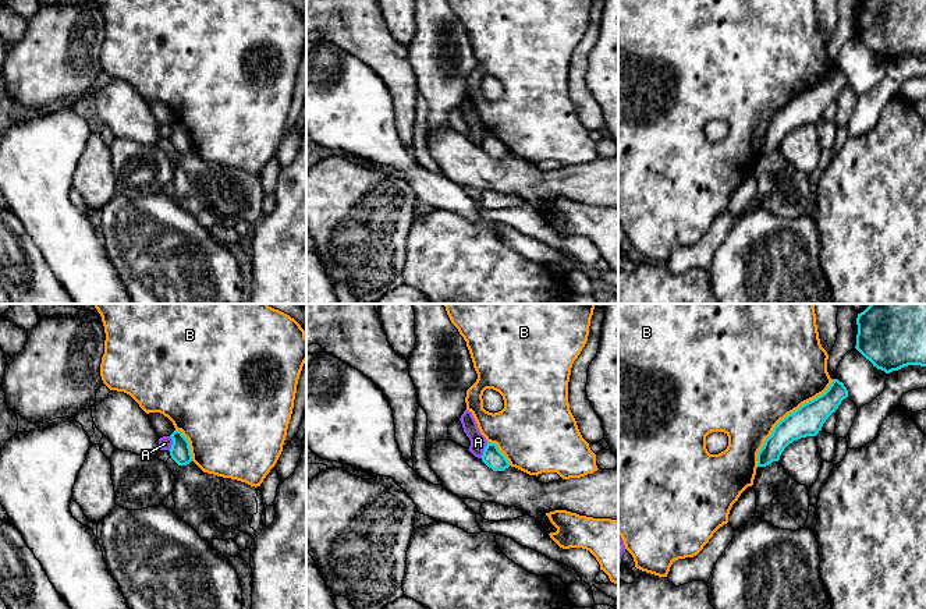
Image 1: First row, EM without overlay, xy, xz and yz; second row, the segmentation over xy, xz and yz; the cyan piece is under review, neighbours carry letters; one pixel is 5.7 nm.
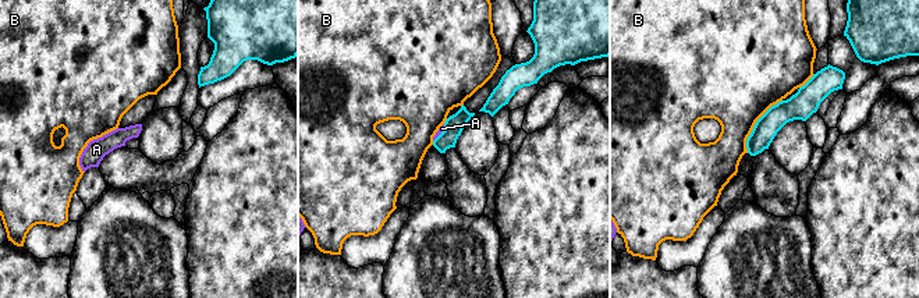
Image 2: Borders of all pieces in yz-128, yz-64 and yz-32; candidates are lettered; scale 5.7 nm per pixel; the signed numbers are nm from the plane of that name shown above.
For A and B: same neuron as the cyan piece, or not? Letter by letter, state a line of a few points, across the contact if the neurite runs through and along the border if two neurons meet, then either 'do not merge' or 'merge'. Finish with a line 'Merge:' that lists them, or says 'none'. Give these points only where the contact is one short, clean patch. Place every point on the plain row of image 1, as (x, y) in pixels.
A: line xz (488, 130), (481, 145); do not merge
B: do not merge
Merge: none

